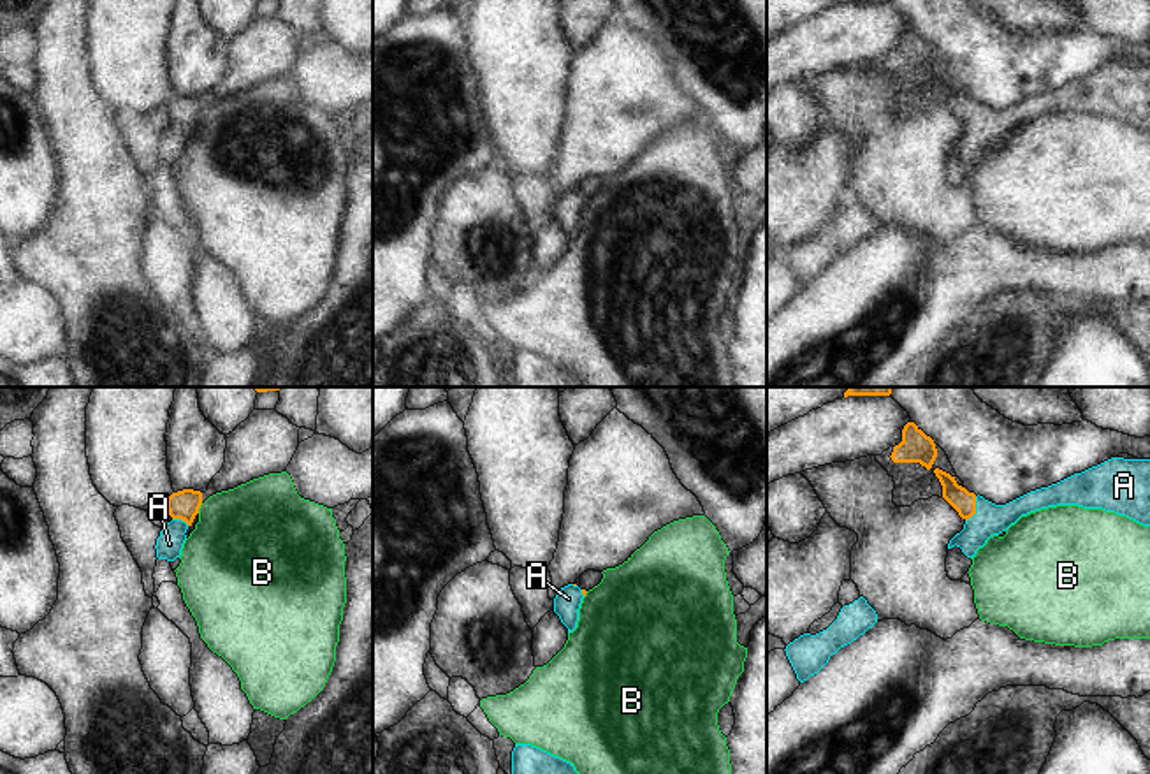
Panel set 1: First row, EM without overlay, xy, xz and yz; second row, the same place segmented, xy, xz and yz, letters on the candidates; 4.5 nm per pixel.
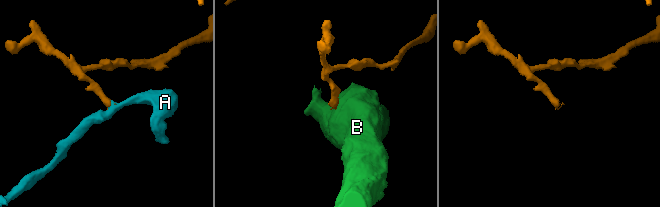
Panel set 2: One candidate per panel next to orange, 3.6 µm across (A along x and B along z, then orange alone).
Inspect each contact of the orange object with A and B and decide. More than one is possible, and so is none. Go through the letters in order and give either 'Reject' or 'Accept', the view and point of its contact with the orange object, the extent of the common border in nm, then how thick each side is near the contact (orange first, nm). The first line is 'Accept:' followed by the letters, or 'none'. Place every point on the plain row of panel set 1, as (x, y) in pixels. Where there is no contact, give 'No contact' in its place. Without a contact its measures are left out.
Accept: A
A: Accept. Touches orange at yz (975, 115). Shared border 130 nm. Thickness 110 nm (orange) against 150 nm
B: Reject. Touches orange at xy (199, 113). Shared border 50 nm. Thickness 130 nm (orange) against 460 nm

